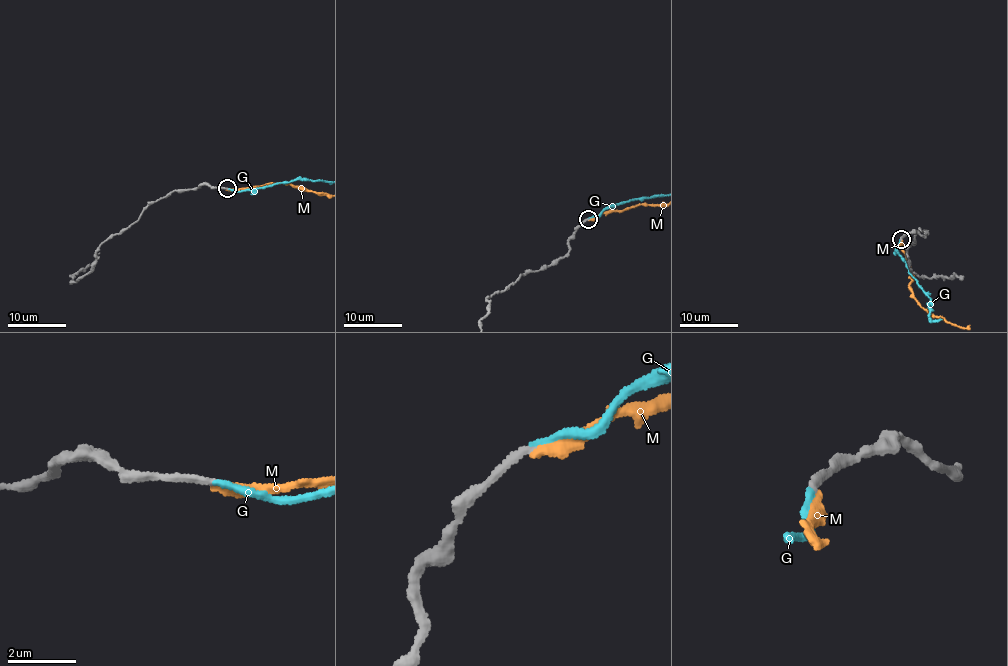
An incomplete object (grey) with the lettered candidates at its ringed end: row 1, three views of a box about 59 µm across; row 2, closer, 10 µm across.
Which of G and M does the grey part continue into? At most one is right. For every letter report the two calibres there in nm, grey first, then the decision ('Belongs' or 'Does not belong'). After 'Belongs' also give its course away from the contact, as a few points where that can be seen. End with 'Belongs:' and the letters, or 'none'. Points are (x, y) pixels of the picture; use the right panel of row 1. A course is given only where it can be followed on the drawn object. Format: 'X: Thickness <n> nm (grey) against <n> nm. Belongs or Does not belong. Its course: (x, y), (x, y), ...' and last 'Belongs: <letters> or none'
G: Thickness 200 nm (grey) against 180 nm. Belongs
M: Thickness 200 nm (grey) against 360 nm. Does not belong
Belongs: G

